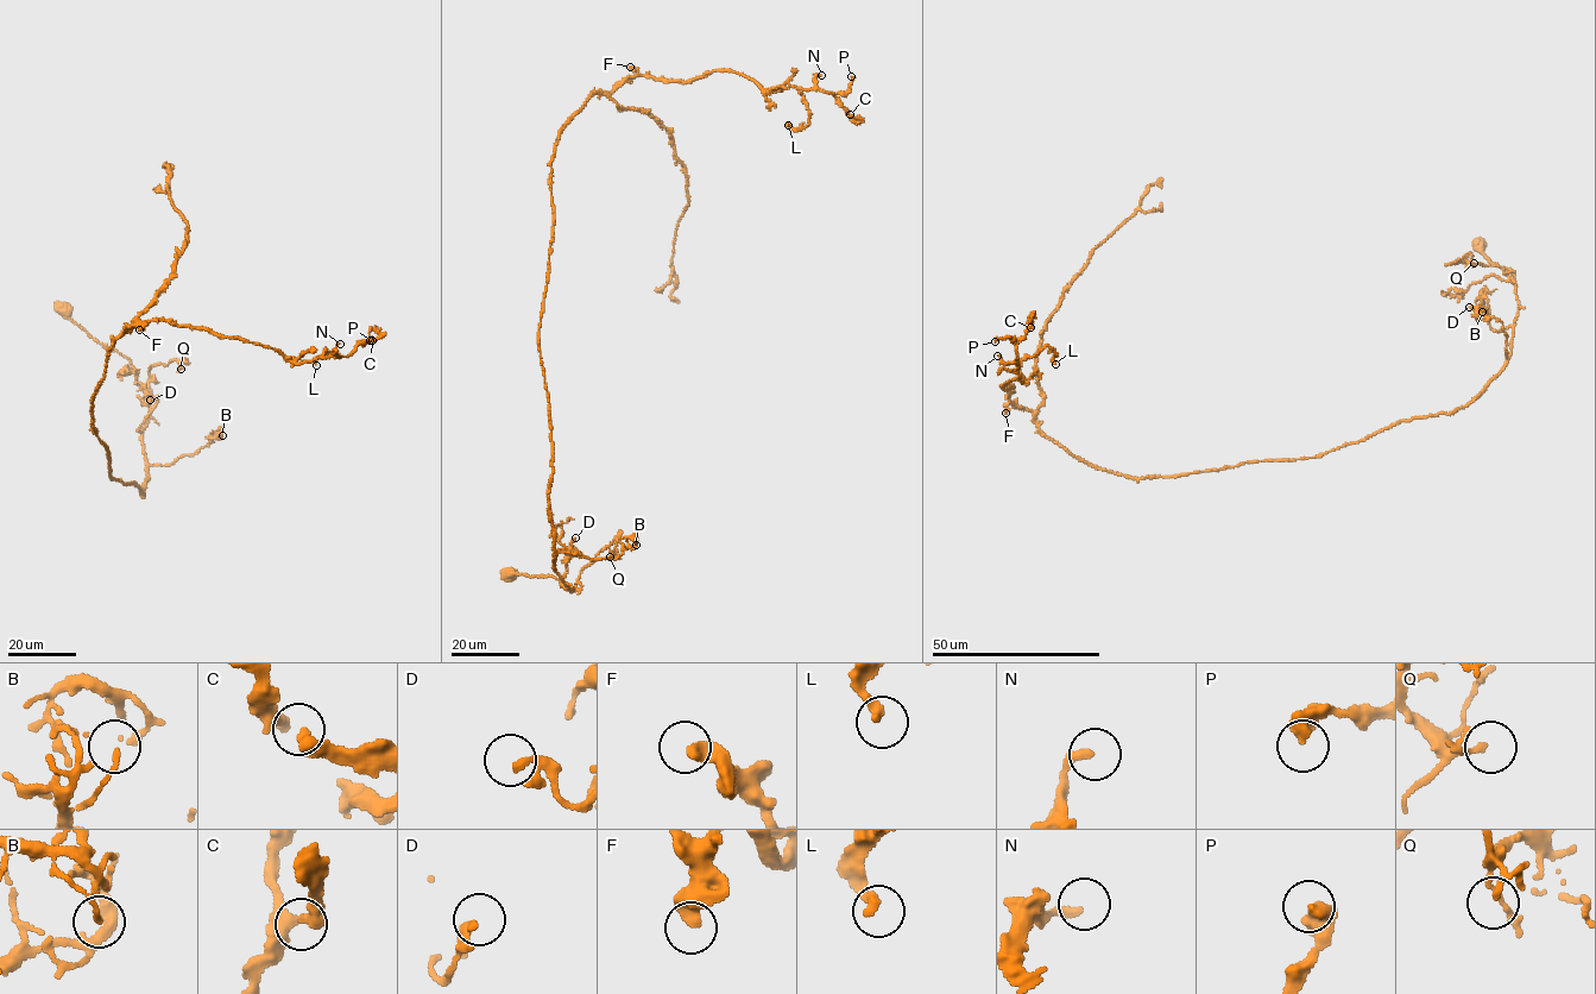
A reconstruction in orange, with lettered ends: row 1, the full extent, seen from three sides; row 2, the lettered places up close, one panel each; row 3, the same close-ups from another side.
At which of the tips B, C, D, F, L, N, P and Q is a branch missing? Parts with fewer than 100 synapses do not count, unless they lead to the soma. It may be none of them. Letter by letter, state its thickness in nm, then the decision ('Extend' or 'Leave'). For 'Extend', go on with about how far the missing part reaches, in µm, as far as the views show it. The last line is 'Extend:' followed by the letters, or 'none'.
B: Thickness 130 nm. Leave
C: Thickness 280 nm. Leave
D: Thickness 240 nm. Leave
F: Thickness 440 nm. Leave
L: Thickness 280 nm. Leave
N: Thickness 240 nm. Leave
P: Thickness 440 nm. Leave
Q: Thickness 120 nm. Leave
Extend: none

